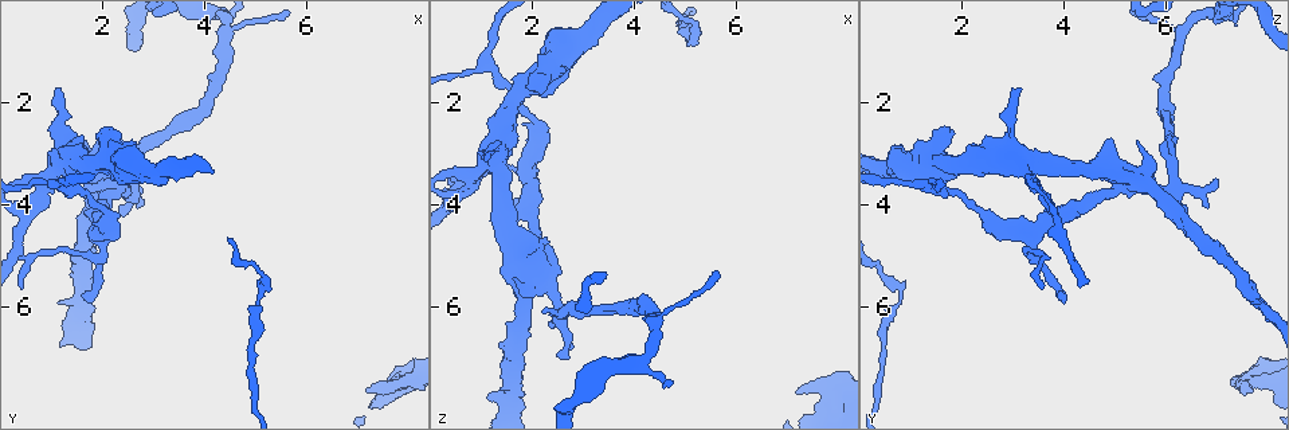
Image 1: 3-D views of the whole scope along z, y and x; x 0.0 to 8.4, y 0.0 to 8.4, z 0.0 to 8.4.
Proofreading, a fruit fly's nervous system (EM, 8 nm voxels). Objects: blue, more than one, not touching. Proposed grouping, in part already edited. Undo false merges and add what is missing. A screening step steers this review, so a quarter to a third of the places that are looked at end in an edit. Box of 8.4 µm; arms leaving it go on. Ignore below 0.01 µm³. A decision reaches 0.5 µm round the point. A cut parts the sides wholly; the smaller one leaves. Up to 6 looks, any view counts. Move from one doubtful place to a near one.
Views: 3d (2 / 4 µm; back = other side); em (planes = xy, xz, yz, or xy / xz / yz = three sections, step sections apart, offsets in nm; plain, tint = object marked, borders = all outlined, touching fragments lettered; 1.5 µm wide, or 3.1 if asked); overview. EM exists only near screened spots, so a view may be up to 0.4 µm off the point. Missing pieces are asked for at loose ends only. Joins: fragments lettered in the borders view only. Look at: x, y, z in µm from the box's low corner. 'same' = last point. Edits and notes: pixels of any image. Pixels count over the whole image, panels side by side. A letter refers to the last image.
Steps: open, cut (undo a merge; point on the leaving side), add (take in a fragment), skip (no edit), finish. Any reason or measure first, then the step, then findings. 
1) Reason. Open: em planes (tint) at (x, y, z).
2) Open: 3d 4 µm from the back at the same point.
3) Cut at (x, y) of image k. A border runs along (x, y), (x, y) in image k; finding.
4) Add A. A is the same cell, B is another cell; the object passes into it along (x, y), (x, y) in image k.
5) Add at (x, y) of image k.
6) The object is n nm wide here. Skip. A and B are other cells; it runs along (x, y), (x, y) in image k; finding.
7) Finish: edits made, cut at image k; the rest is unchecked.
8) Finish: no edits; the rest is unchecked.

Branch stops here. Open: em xz step 4 (borders) at (7.20, 7.60, 7.65).

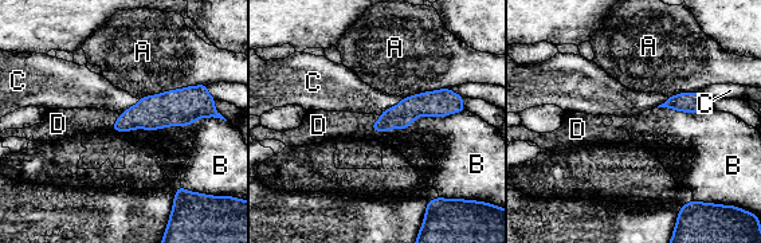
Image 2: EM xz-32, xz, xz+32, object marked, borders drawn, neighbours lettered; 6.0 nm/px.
Open: em planes (borders) at the same point.

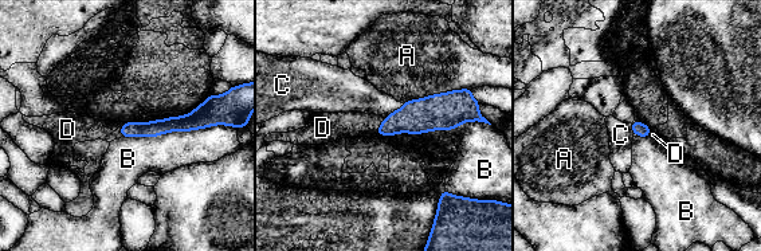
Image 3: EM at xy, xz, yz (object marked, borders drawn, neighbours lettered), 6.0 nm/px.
Add D. D is the same cell, A, B and C are other cells; the object passes into it along (418, 116), (379, 126), (337, 125) in image 3; the neuron continues.

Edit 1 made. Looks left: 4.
Calibre changes. Open: 3d 4 µm from the back at (2.05, 3.45, 5.30).

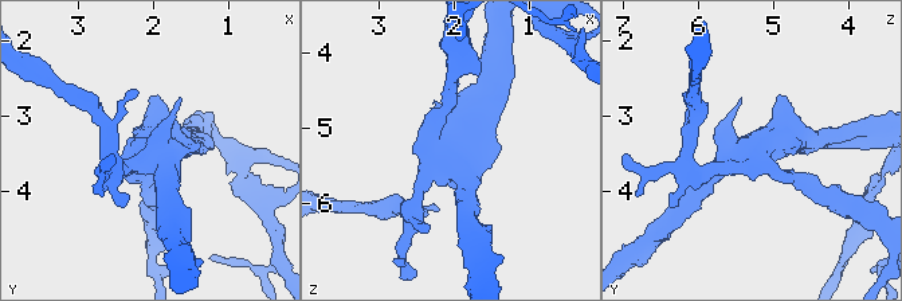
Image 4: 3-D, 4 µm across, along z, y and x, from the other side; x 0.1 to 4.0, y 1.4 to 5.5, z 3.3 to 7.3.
Open: em yz step 4 (tint) at (2.05, 3.45, 5.30).

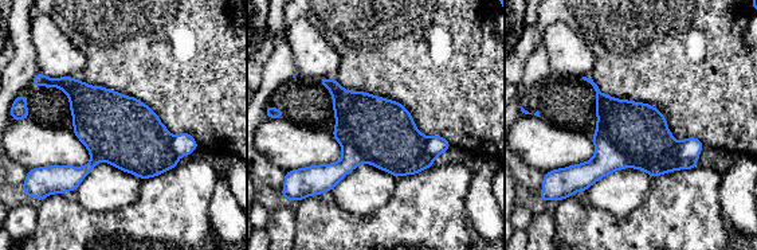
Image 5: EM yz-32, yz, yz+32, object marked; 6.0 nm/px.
Open: em planes (borders) at the same point.

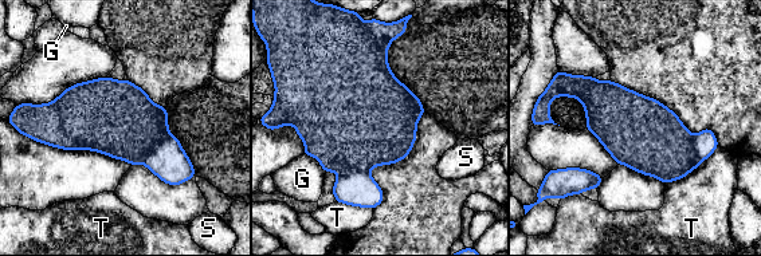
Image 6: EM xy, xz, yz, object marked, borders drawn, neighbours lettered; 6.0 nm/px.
Cut at (167, 160) of image 6. G, S and T are other cells; a border runs along (169, 134), (141, 162) in image 6; a second neuron is stuck on.

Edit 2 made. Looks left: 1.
Finish: edits made, add at image 3, cut at image 6; the rest is unchecked.

